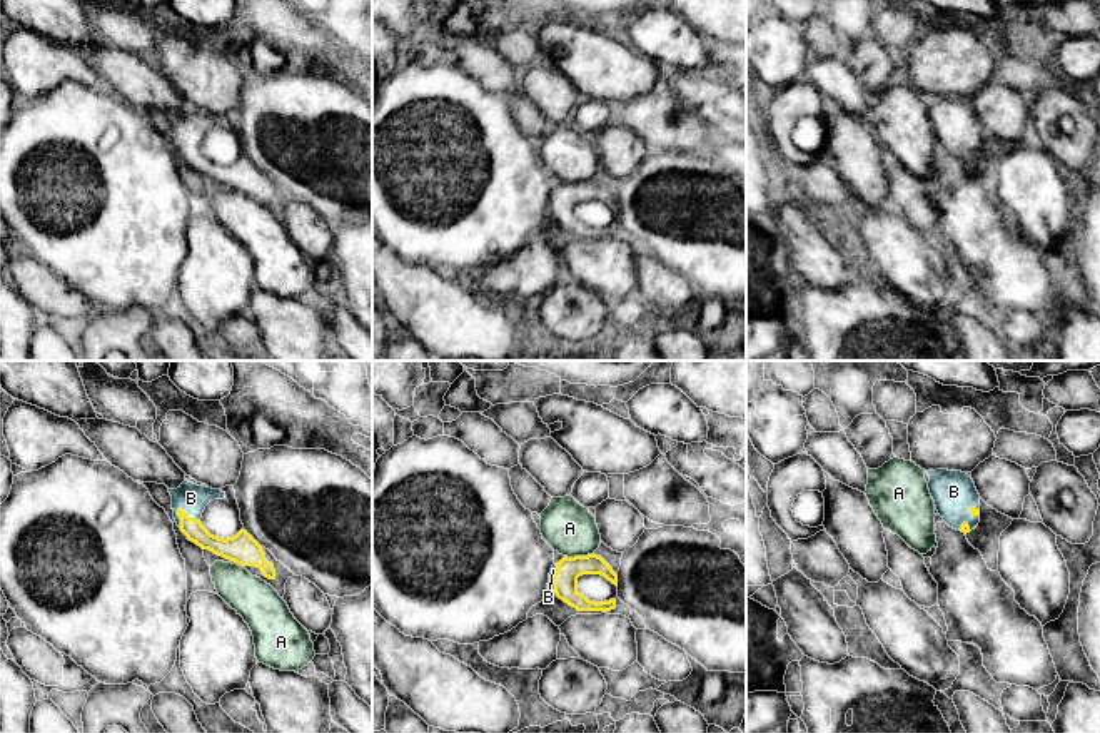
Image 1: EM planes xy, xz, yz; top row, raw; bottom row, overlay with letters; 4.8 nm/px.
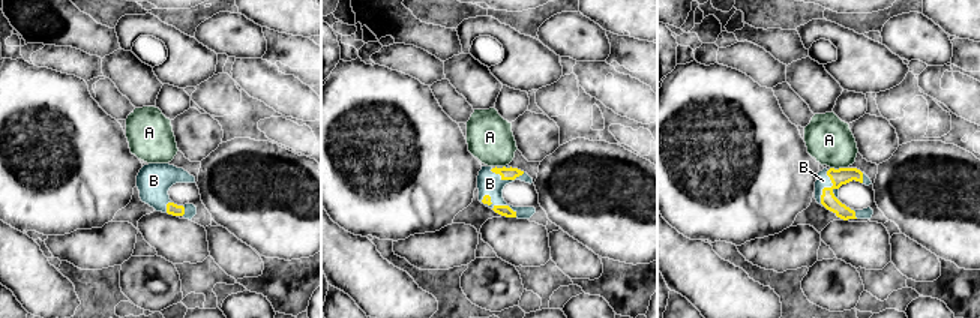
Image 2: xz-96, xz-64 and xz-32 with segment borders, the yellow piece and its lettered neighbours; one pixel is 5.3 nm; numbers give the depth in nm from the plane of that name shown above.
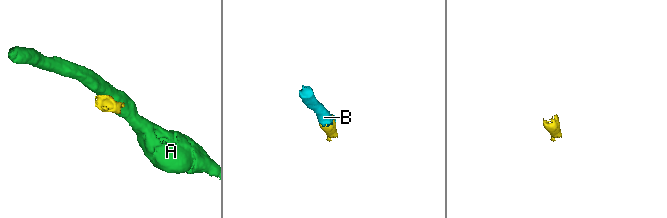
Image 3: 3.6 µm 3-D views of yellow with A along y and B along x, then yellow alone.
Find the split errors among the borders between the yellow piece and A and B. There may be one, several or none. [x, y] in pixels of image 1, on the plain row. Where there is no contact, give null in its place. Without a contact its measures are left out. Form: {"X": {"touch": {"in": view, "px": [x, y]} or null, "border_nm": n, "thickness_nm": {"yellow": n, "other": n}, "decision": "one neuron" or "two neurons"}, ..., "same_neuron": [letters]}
{"A": {"touch": {"in": "xz", "px": [578, 182]}, "border_nm": 140, "thickness_nm": {"yellow": 120, "other": 240}, "decision": "two neurons"}, "B": {"touch": {"in": "xy", "px": [186, 141]}, "border_nm": 130, "thickness_nm": {"yellow": 100, "other": 140}, "decision": "one neuron"}, "same_neuron": ["B"]}

